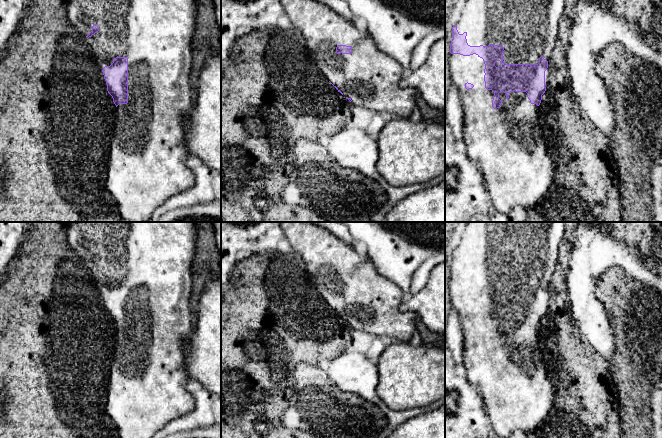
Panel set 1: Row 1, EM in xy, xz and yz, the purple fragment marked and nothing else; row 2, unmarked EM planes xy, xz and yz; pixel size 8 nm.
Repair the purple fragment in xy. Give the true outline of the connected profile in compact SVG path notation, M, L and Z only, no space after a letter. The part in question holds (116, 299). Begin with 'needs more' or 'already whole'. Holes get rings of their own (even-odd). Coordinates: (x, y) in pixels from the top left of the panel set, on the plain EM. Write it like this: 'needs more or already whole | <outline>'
needs more | M69 222L69 227L67 232L67 243L70 249L74 250L84 262L85 261L89 262L95 257L99 256L102 259L102 262L105 266L105 271L107 276L105 280L101 283L100 288L105 290L102 296L107 308L107 315L112 320L113 326L116 329L114 351L112 354L109 382L107 387L108 393L107 393L107 402L106 402L106 412L116 426L118 438L153 438L153 436L159 430L165 427L165 425L168 422L191 412L195 408L195 400L193 398L193 395L191 395L185 388L185 383L188 380L188 373L187 373L185 350L184 350L183 344L188 341L194 327L194 312L193 312L193 305L191 301L191 291L193 287L192 268L193 268L193 260L195 256L195 251L196 251L196 238L197 238L197 229L196 229L195 222Z

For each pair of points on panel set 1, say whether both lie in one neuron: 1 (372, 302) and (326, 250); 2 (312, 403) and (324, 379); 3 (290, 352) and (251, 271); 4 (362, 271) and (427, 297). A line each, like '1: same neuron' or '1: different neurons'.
1: same neuron
2: same neuron
3: same neuron
4: different neurons

